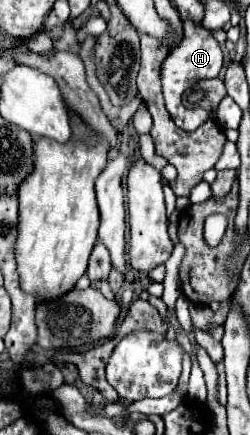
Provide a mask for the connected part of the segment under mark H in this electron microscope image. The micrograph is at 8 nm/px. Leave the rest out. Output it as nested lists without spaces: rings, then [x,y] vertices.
[[[183,21],[183,31],[185,31],[187,39],[183,39],[183,43],[179,47],[175,47],[175,51],[171,51],[161,65],[161,87],[163,87],[165,107],[177,127],[184,131],[194,131],[211,117],[211,113],[205,111],[203,107],[185,107],[183,93],[189,91],[189,87],[193,89],[199,81],[213,79],[219,75],[219,71],[223,67],[223,51],[219,47],[219,43],[213,39],[211,31],[207,31],[205,27],[197,27],[191,21]]]

